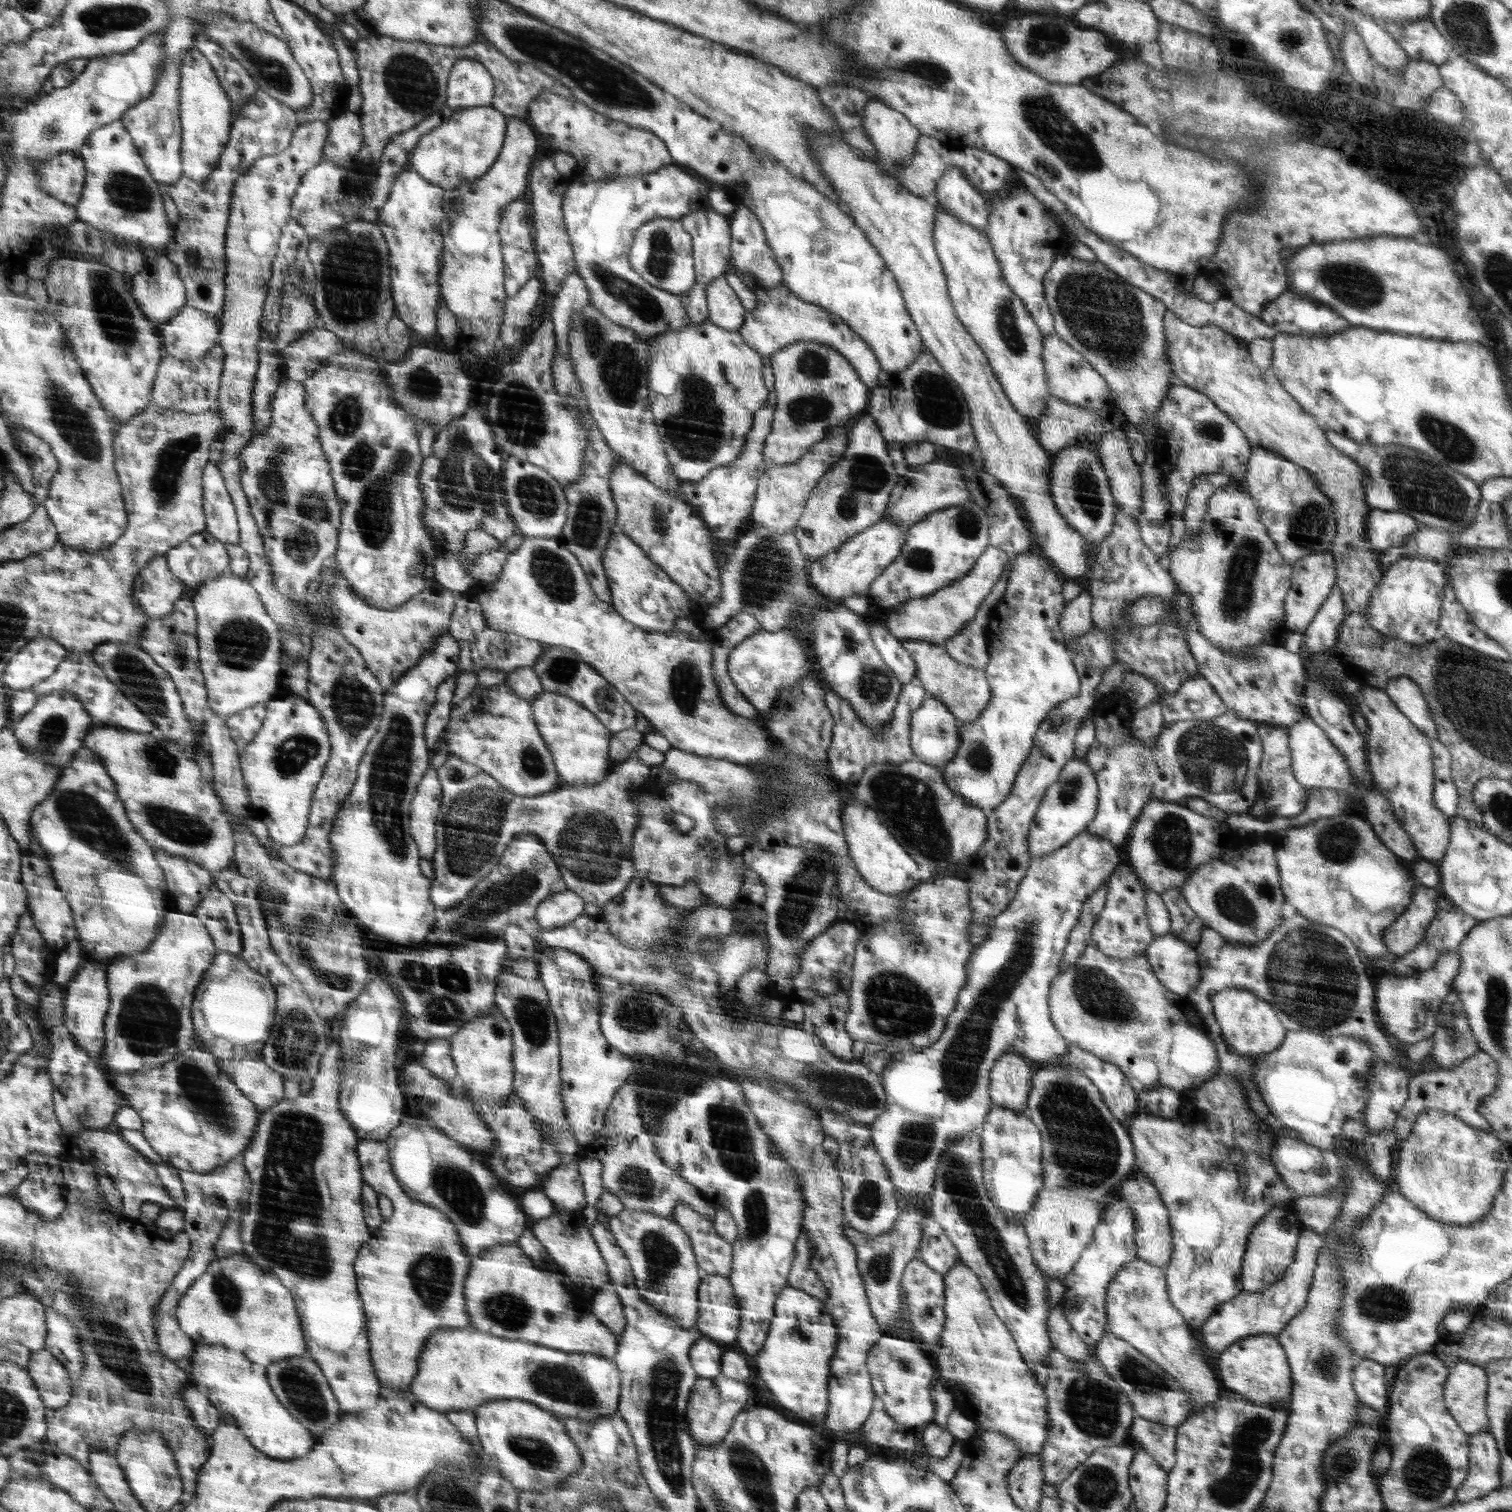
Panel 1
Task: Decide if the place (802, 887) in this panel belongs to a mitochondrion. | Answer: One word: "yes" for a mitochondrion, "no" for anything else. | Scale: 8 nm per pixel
yes

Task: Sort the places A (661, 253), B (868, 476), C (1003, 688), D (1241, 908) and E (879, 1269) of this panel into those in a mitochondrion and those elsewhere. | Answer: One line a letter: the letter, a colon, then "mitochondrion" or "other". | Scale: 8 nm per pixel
A: mitochondrion
B: mitochondrion
C: other
D: mitochondrion
E: mitochondrion

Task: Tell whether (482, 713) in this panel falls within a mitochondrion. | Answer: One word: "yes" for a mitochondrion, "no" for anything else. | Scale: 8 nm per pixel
no

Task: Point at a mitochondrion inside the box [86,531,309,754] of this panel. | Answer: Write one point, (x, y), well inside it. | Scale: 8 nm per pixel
(140, 682)

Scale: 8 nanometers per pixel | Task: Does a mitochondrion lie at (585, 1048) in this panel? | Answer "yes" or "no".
no

